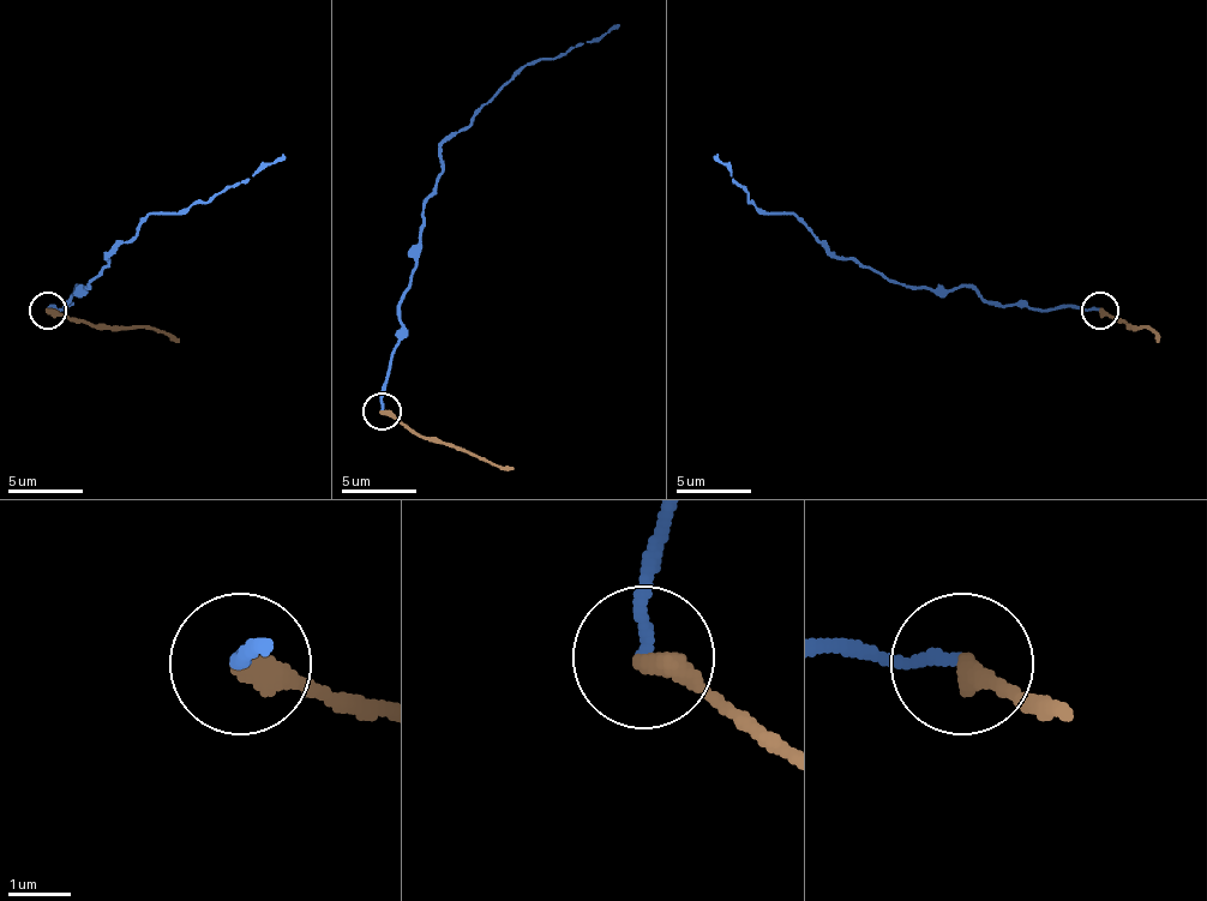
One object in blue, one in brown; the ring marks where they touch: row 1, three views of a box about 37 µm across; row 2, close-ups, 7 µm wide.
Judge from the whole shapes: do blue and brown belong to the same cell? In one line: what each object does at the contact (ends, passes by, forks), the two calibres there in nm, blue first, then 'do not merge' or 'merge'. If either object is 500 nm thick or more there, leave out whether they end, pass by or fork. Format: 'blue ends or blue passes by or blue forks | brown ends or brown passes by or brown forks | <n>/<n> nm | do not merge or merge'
blue ends | brown ends | 160/400 nm | do not merge

